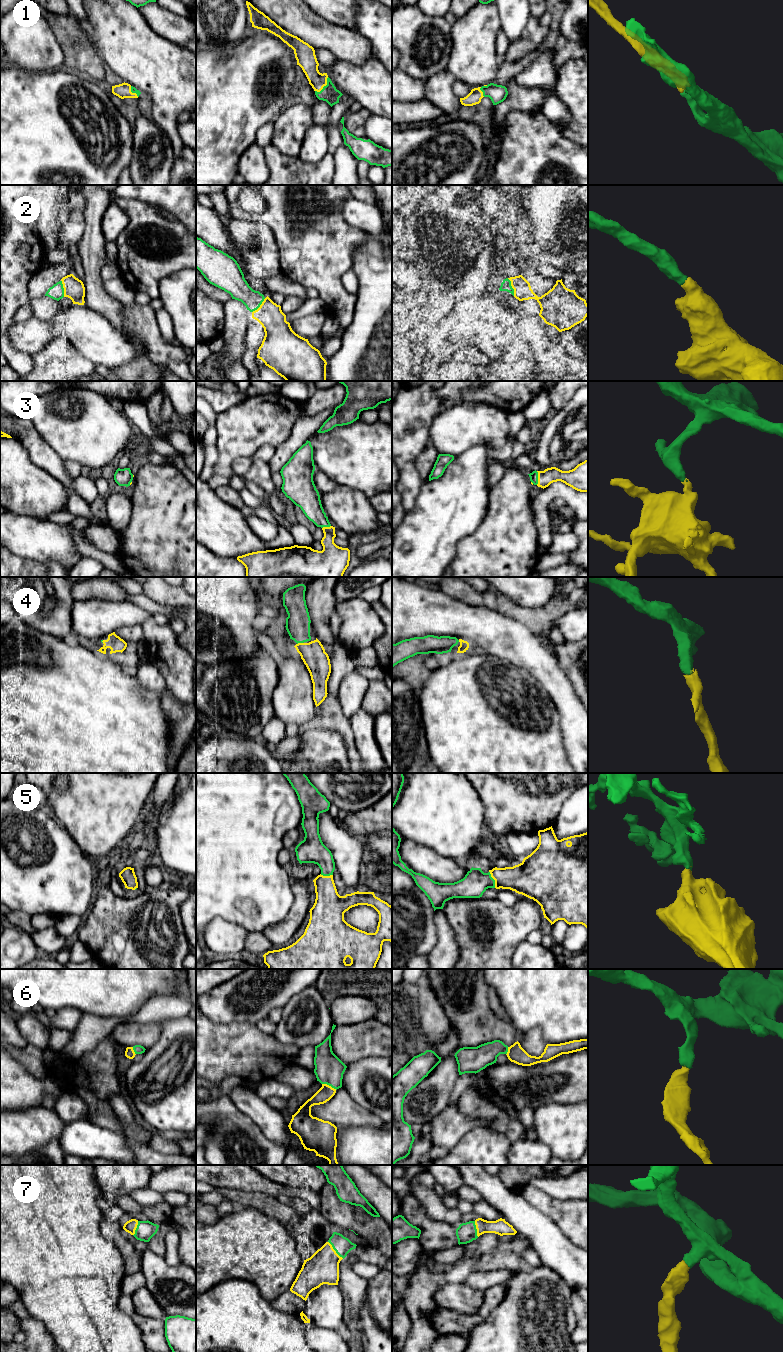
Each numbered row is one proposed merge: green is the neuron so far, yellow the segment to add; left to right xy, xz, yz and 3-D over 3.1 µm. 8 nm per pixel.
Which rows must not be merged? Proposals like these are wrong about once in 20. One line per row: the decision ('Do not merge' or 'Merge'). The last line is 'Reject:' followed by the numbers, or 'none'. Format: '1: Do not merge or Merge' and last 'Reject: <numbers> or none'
1: Merge
2: Merge
3: Merge
4: Merge
5: Merge
6: Merge
7: Merge
Reject: none

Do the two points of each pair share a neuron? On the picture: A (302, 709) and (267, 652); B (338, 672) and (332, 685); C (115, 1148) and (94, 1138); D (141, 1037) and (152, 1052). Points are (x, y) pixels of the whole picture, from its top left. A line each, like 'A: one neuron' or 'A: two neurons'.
A: two neurons
B: one neuron
C: one neuron
D: two neurons

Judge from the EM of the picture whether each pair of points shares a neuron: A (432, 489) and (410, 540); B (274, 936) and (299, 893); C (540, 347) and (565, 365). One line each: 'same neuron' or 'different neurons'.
A: same neuron
B: same neuron
C: same neuron

